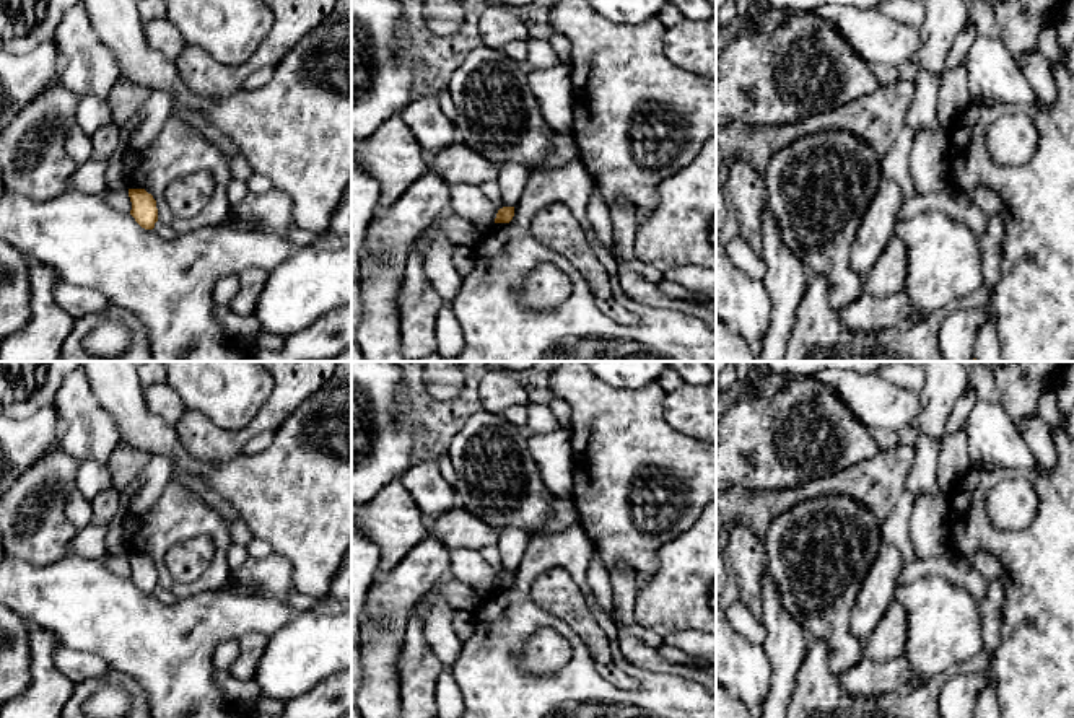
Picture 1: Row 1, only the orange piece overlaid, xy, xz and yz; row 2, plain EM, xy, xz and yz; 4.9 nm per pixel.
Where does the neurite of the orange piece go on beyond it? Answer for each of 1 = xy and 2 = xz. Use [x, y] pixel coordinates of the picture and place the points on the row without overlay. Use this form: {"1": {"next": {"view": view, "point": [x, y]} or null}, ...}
{"1": {"next": null}, "2": {"next": null}}

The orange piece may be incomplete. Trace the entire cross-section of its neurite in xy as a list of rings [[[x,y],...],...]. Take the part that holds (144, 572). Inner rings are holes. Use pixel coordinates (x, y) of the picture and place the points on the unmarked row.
[[[129,554],[129,562],[132,567],[130,580],[142,593],[153,594],[158,586],[158,573],[153,560],[145,554]]]

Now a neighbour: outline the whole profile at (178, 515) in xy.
[[[171,479],[155,505],[137,519],[129,554],[145,554],[153,560],[159,588],[177,598],[190,598],[228,588],[226,550],[231,544],[228,519]],[[200,536],[208,536],[215,544],[210,567],[192,583],[174,581],[164,563],[166,552],[179,542]]]

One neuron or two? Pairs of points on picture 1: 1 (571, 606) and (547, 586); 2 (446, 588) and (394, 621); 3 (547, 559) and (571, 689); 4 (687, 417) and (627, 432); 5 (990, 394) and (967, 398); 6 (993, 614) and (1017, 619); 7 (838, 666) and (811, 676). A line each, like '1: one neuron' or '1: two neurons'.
1: one neuron
2: two neurons
3: one neuron
4: two neurons
5: two neurons
6: two neurons
7: two neurons

